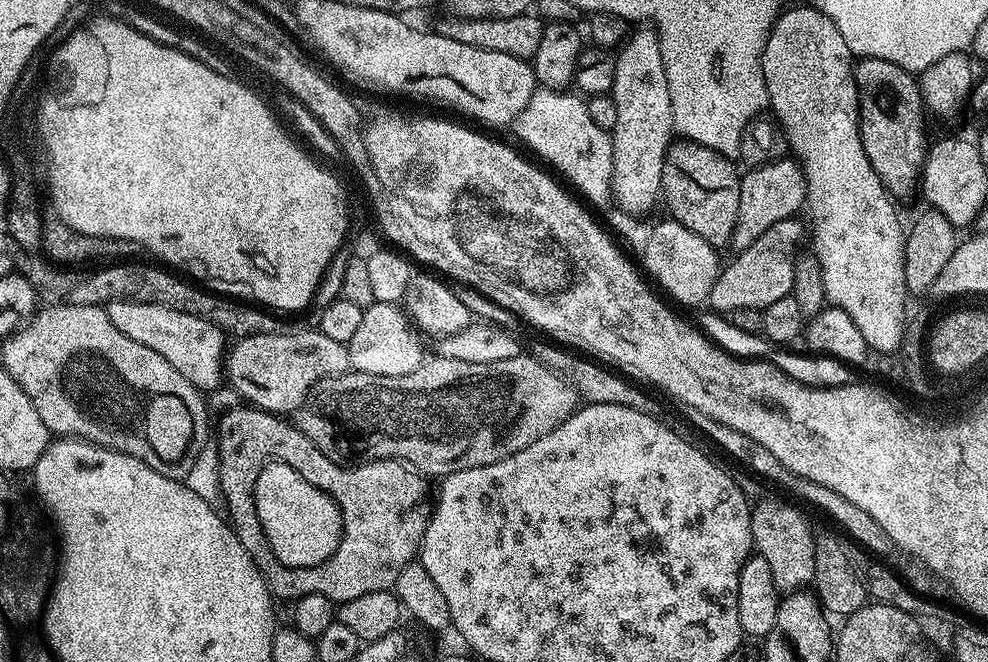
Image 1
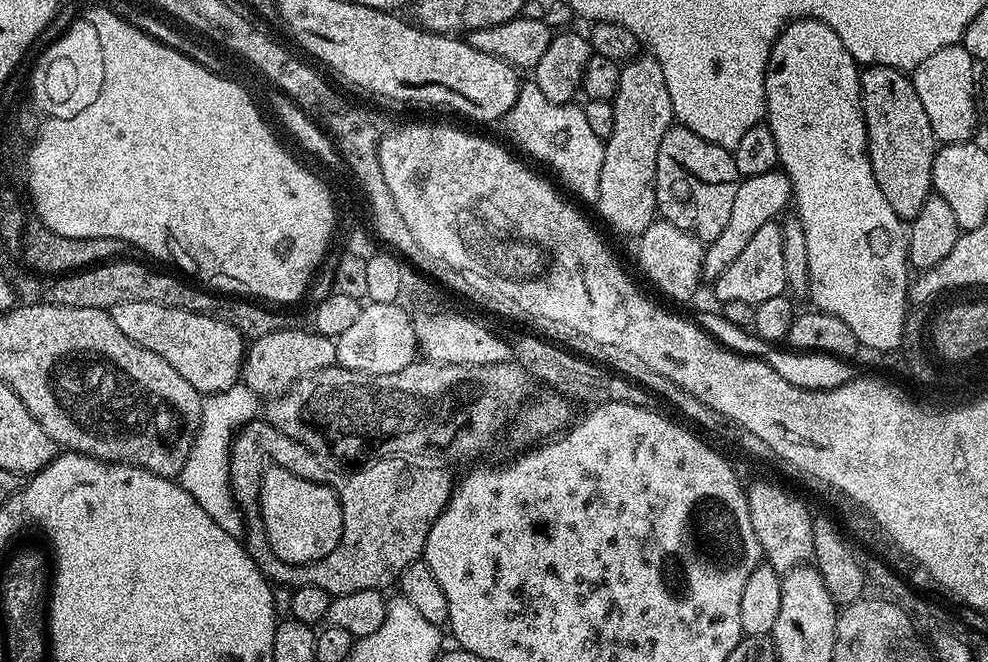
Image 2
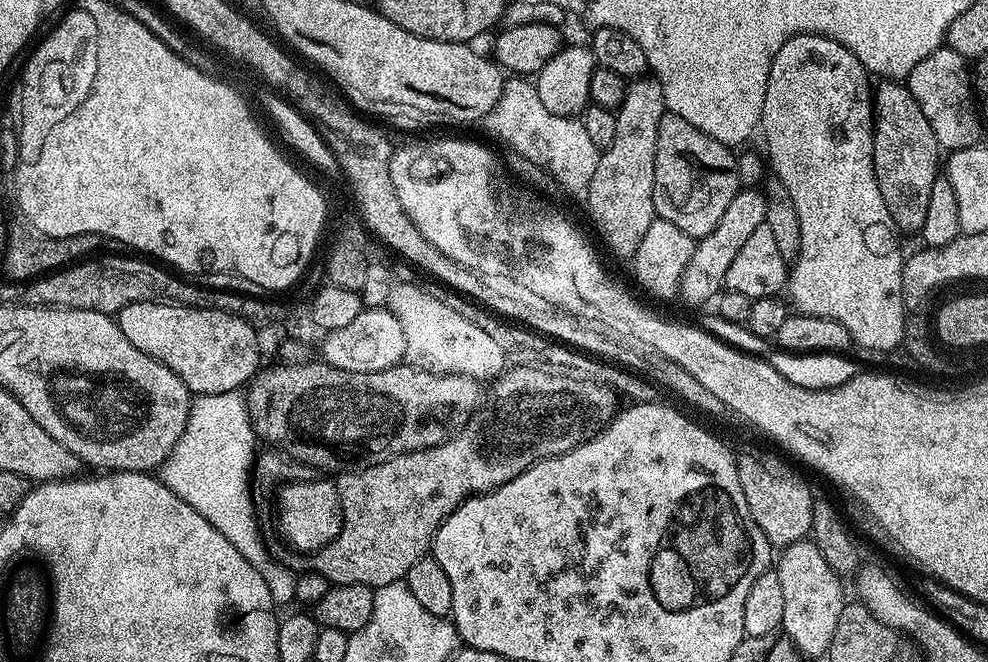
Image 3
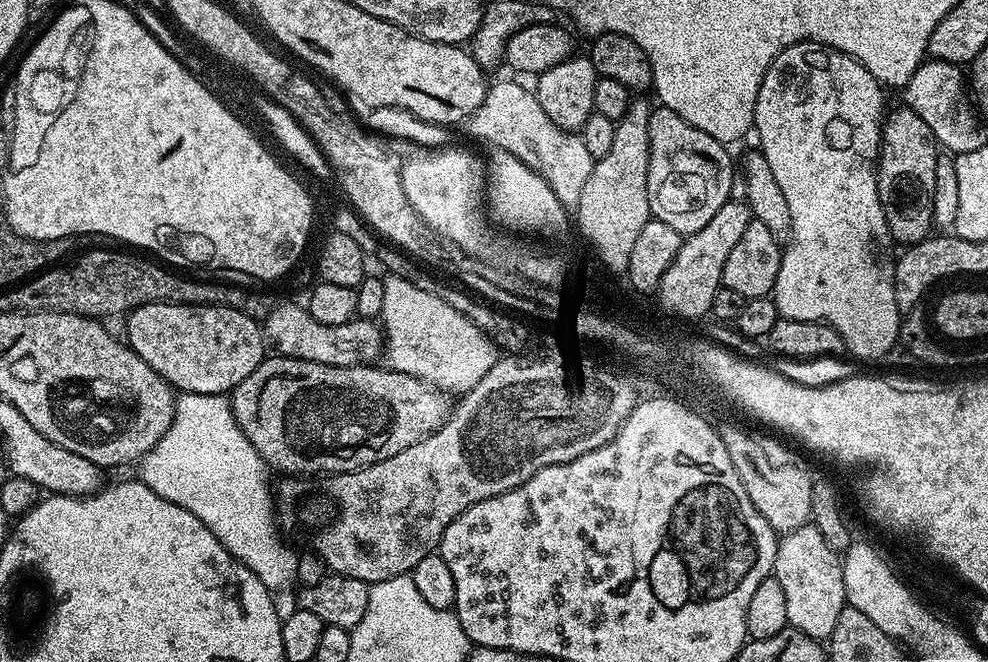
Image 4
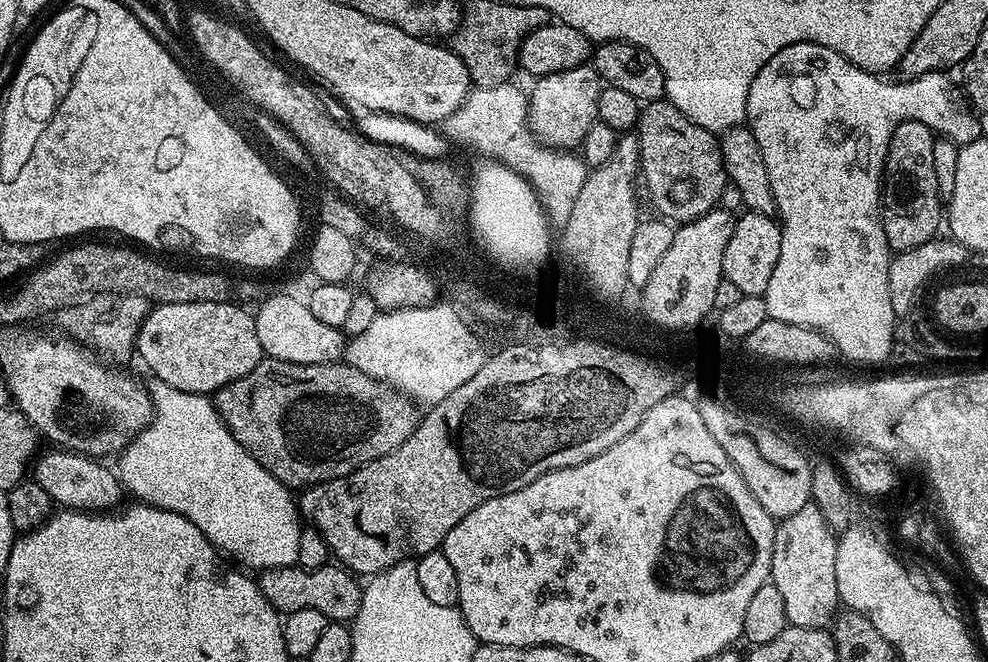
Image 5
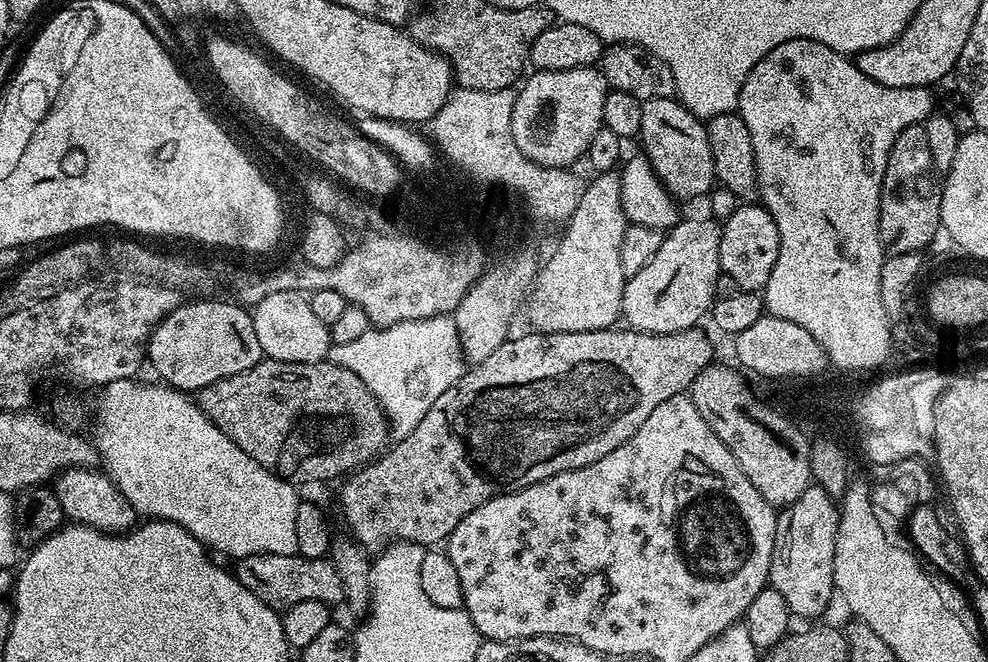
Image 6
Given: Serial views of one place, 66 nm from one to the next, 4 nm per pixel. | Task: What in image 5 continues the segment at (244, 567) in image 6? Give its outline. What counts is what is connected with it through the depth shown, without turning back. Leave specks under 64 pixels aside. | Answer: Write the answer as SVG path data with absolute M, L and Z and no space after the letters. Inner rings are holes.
M329 562L309 572L299 566L266 568L259 573L258 583L264 597L281 614L309 608L319 610L329 622L351 622L356 619L362 602L361 581L336 562Z

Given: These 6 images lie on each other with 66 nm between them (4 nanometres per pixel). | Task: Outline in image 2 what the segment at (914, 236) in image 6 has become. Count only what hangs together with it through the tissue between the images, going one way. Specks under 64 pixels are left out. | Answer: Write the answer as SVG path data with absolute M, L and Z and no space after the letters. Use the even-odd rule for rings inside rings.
M873 64L861 71L860 109L864 111L864 125L868 131L868 157L878 182L878 190L882 190L882 198L890 202L890 210L894 210L894 214L898 214L905 222L911 222L922 210L928 196L934 192L932 167L938 141L932 119L928 116L926 106L922 106L922 98L918 98L918 90L914 90L911 75L898 68L887 68L884 64Z

